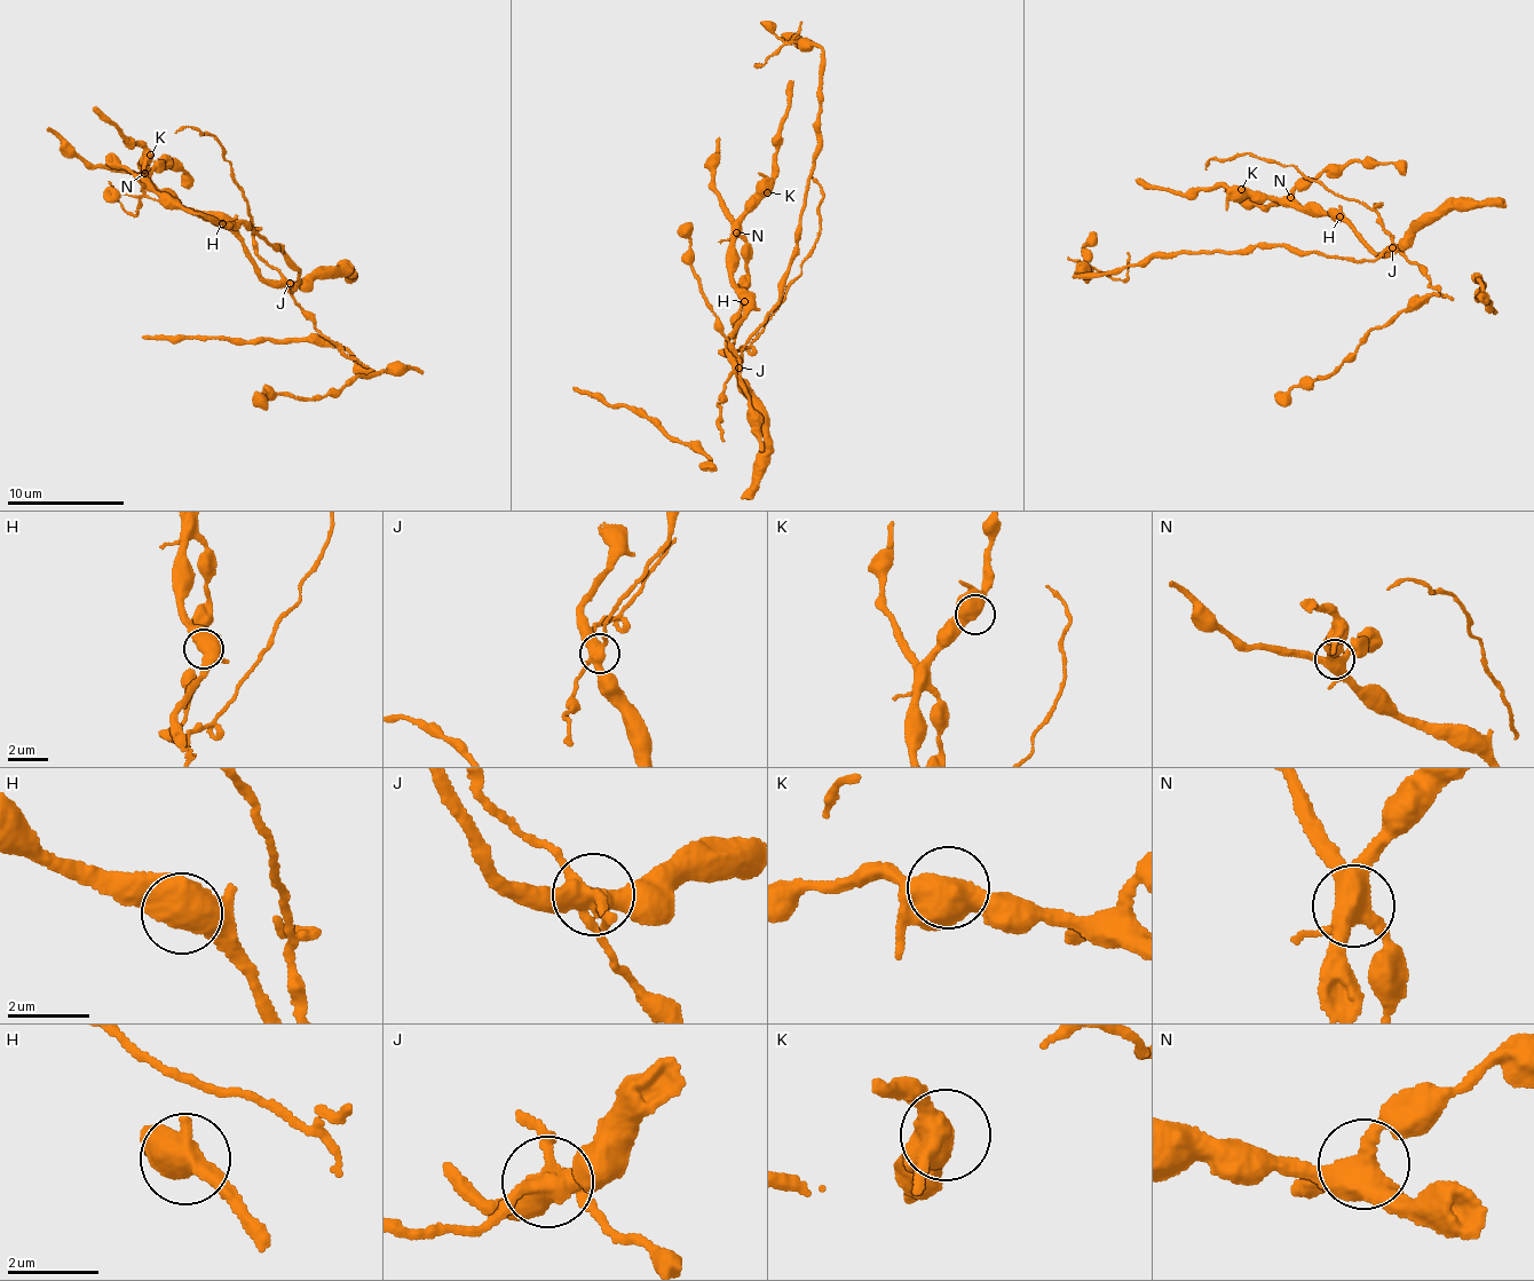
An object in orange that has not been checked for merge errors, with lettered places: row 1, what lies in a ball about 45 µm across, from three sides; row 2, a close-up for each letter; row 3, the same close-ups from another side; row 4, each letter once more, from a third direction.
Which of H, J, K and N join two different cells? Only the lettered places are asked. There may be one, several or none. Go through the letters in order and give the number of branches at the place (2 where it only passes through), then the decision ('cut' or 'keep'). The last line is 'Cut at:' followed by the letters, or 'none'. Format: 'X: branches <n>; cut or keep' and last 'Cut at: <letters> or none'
H: branches 3; keep
J: branches 5; cut
K: branches 4; keep
N: branches 4; keep
Cut at: J

